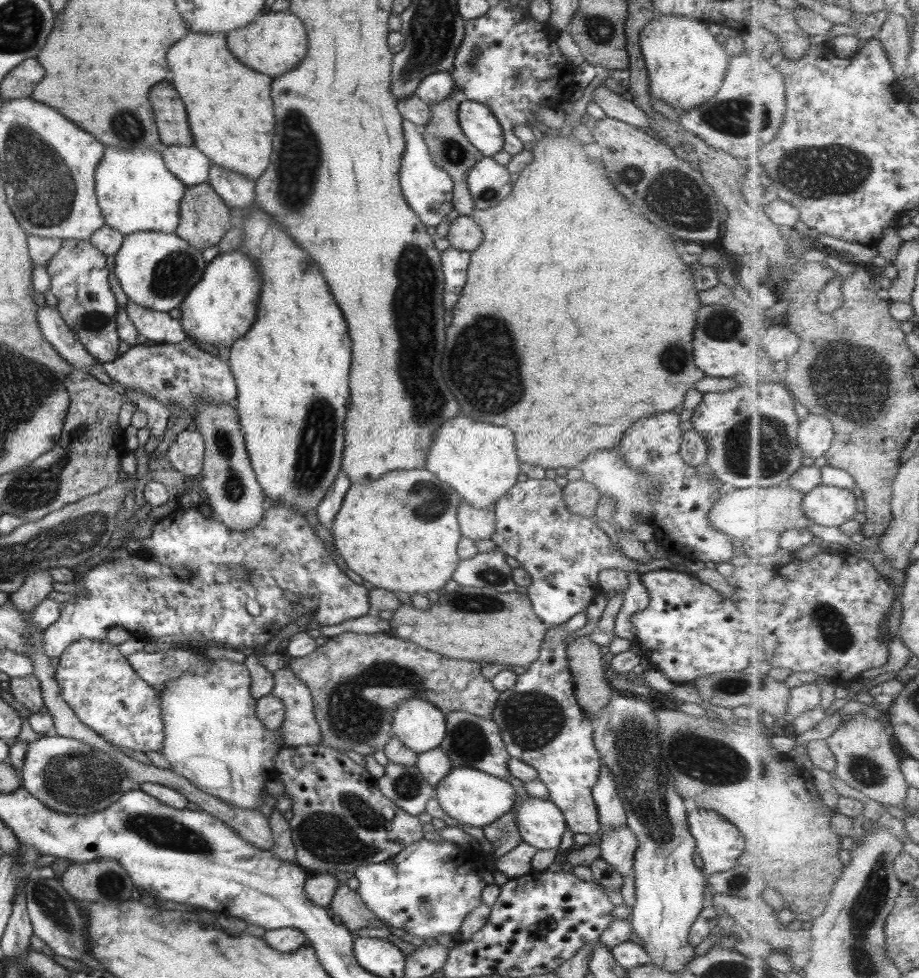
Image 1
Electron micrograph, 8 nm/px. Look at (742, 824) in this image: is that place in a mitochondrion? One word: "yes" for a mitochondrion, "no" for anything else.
no

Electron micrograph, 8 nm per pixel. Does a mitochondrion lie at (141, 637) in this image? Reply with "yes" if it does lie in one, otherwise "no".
no

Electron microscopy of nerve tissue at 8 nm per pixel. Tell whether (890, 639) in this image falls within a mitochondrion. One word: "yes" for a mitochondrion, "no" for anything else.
no

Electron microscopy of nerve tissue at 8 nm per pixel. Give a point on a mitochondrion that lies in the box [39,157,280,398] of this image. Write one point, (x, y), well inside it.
(172, 274)

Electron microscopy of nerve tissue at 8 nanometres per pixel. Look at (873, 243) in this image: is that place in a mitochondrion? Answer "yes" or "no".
no

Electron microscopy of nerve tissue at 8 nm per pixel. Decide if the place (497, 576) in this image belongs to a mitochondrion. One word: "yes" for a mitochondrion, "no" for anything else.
yes

